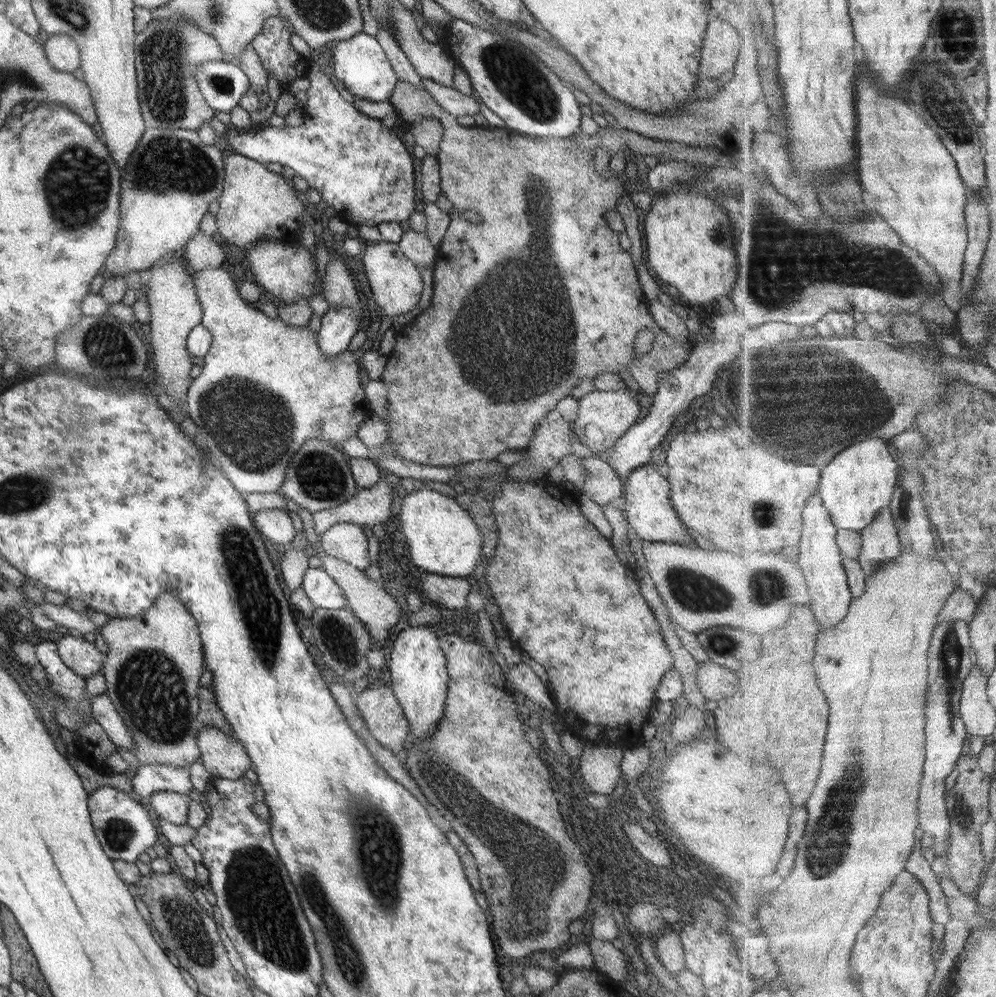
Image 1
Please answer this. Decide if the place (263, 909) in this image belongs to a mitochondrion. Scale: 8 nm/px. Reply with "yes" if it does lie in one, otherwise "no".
yes

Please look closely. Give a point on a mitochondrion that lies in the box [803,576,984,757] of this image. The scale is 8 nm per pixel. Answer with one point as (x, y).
(950, 653)

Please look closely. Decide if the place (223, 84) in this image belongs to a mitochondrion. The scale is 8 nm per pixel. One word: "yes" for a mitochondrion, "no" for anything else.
yes

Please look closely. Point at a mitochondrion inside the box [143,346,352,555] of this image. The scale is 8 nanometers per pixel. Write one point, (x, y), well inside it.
(232, 414)

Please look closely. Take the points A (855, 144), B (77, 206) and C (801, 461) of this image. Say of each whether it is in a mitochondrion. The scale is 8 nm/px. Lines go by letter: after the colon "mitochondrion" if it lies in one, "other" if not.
A: other
B: mitochondrion
C: mitochondrion

